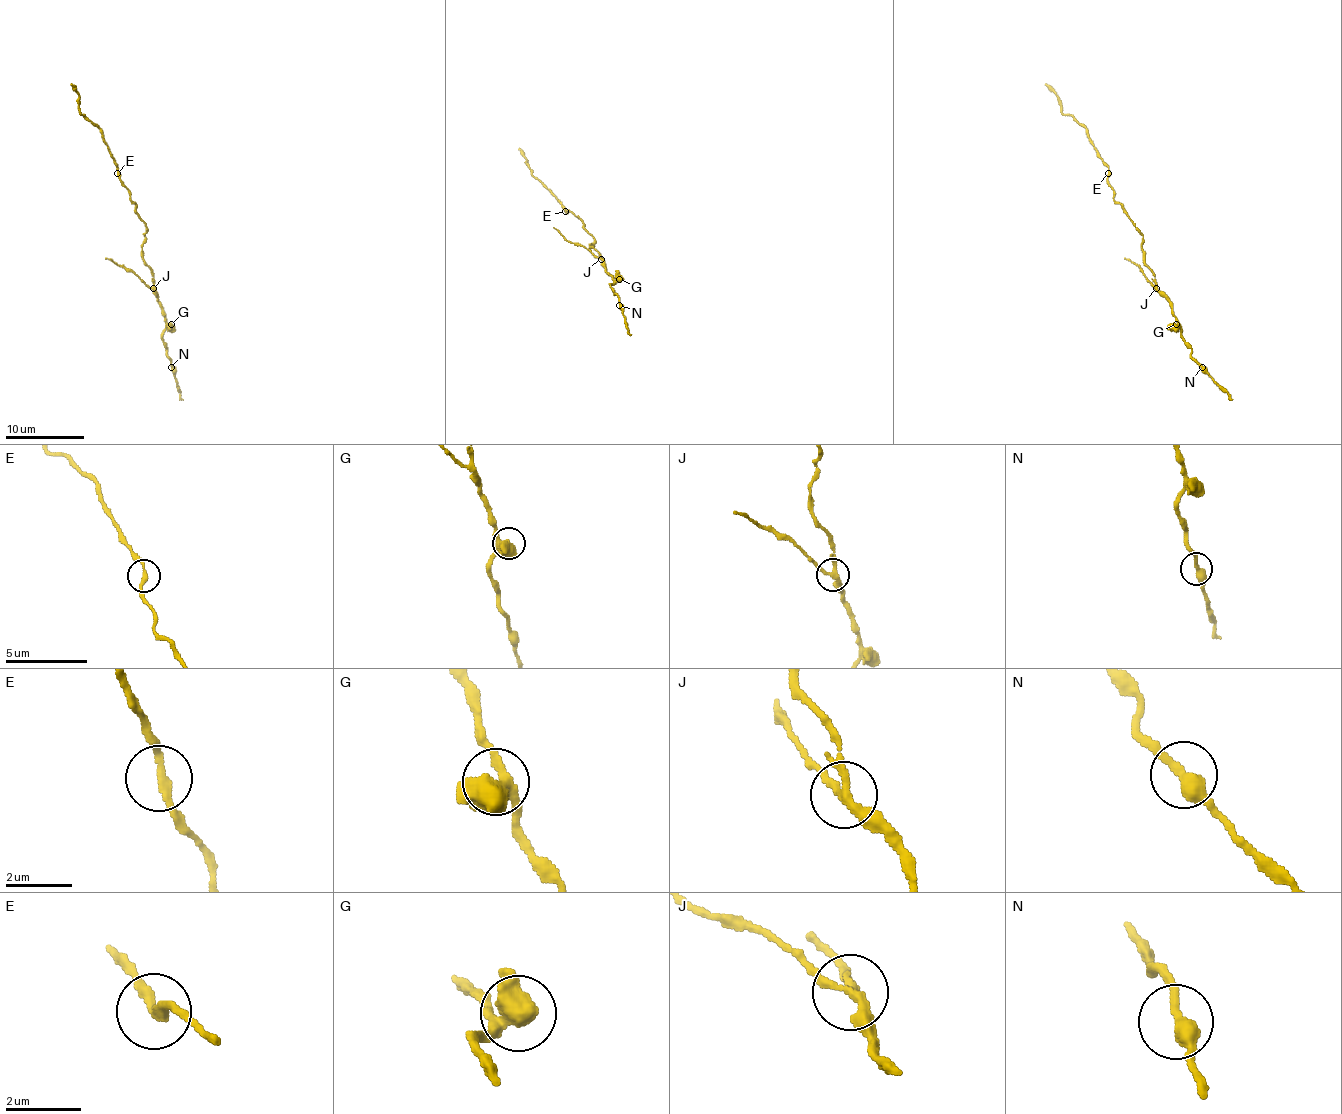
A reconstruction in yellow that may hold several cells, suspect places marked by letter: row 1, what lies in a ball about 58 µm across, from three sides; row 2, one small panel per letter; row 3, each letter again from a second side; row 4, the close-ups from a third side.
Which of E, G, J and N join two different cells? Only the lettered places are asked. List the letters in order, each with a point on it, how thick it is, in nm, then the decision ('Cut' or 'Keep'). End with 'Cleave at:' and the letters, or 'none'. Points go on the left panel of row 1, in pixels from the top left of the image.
E: Place: (117, 173). Thickness 240 nm. Keep
G: Place: (171, 324). Thickness 440 nm. Keep
J: Place: (153, 288). Thickness 240 nm. Cut
N: Place: (171, 367). Thickness 380 nm. Keep
Cleave at: J

